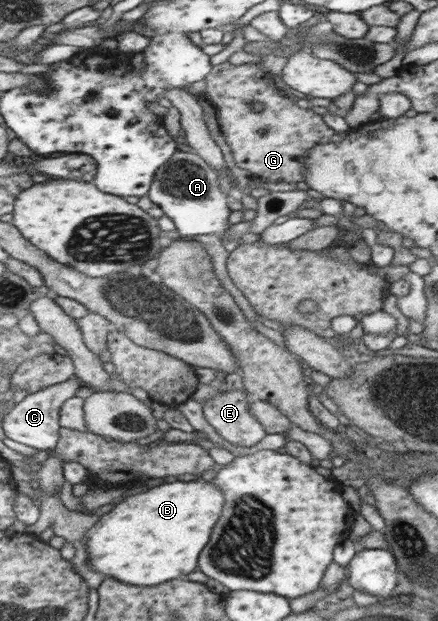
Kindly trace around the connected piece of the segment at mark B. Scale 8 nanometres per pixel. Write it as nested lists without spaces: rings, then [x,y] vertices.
[[[203,480],[163,482],[138,494],[127,496],[101,515],[99,521],[95,521],[81,537],[87,550],[87,564],[91,570],[103,574],[103,577],[109,576],[119,582],[136,586],[157,585],[170,581],[171,578],[190,574],[195,569],[195,559],[199,551],[209,541],[211,527],[221,515],[223,499],[223,490],[219,486]]]

